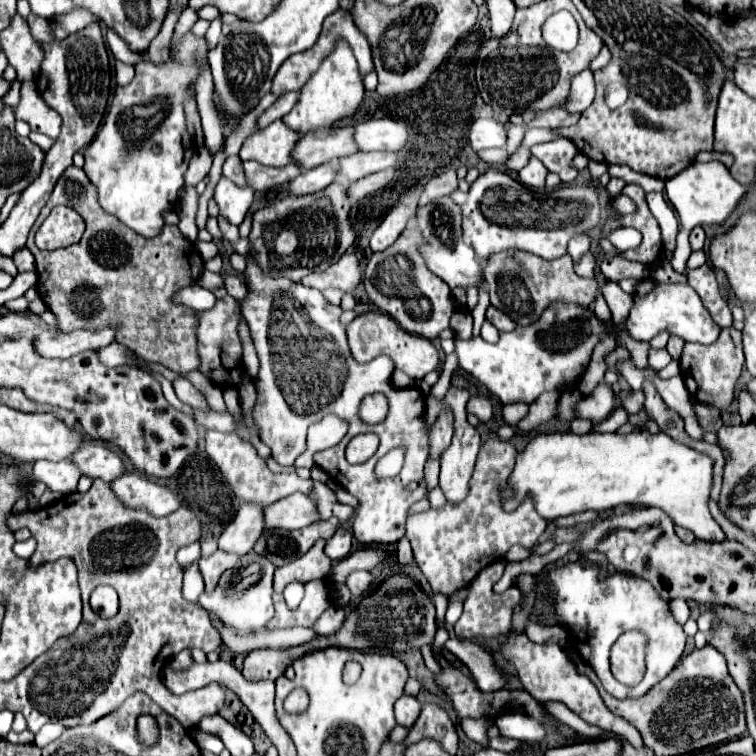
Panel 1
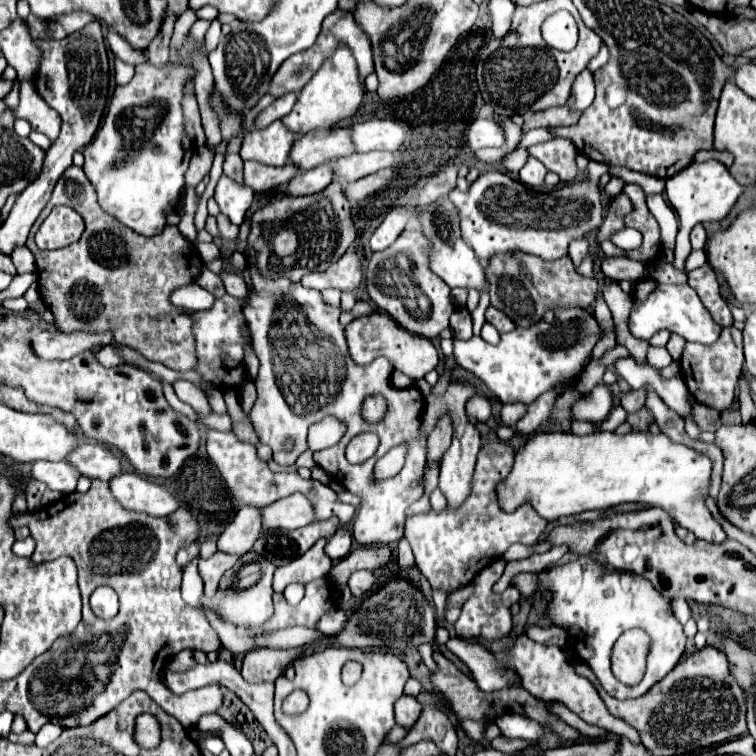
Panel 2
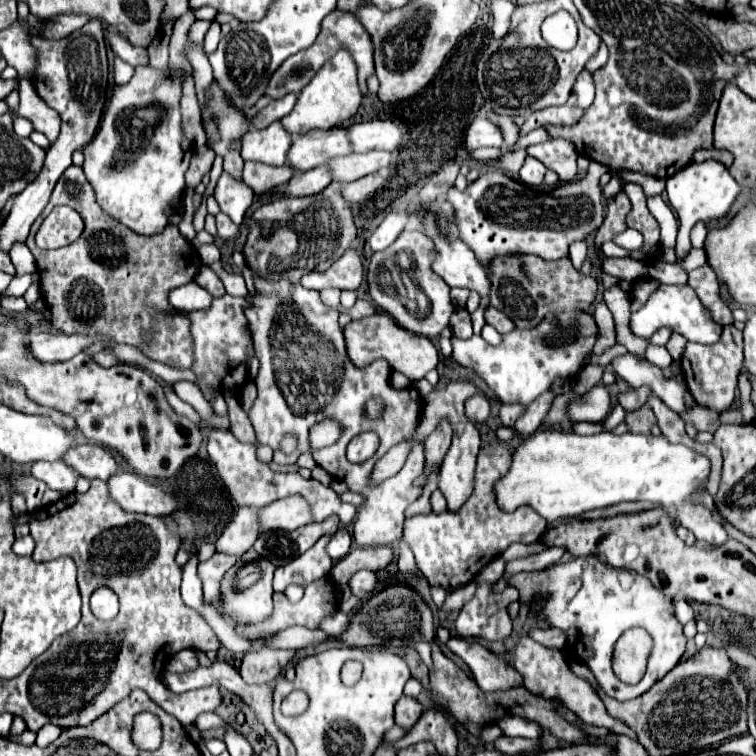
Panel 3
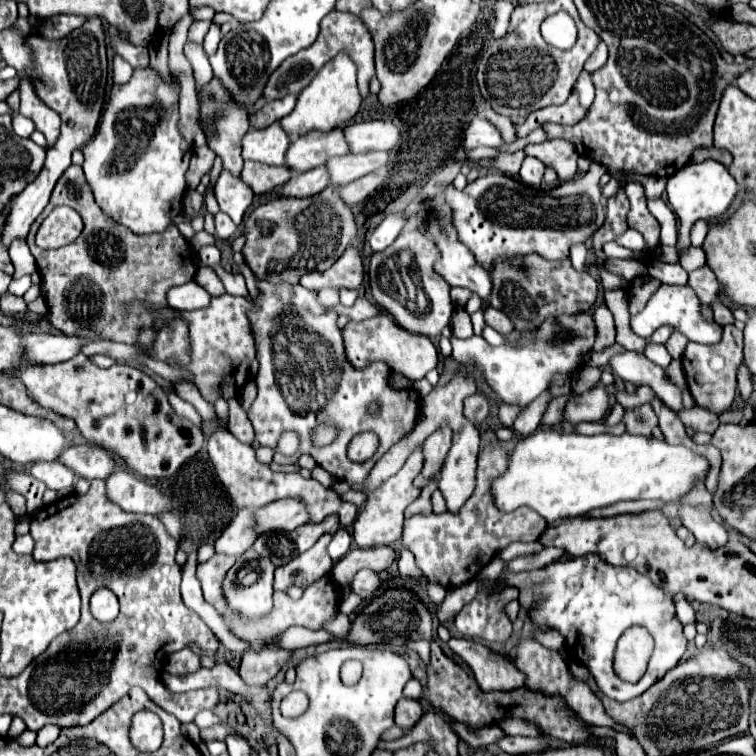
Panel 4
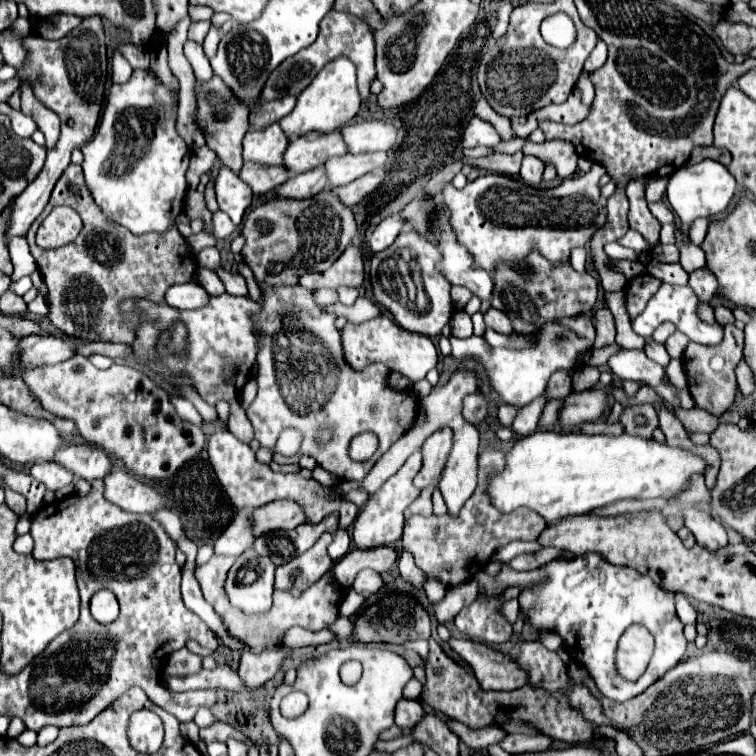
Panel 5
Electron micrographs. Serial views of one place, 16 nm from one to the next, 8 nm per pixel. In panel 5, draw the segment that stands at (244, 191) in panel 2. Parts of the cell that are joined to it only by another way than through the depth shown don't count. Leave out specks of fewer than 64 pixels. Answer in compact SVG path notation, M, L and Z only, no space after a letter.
M220 164L218 178L216 178L216 196L218 196L220 210L226 212L230 220L238 226L242 222L246 208L252 202L250 186L246 186L230 168Z

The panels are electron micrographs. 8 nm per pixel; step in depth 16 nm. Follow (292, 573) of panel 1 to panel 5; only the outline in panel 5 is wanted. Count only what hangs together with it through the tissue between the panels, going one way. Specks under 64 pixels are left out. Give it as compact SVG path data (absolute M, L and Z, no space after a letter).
M322 534L320 540L304 554L300 554L296 560L290 560L284 566L276 568L276 588L278 590L306 590L312 586L320 576L332 566L332 560L326 552L326 548L332 542L332 534Z

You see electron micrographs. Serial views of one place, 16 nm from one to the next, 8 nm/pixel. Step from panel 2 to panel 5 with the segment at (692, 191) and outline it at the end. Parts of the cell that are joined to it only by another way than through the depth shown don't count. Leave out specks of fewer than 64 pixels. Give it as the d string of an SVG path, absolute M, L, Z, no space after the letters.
M702 160L700 164L684 166L684 168L676 170L668 182L666 196L668 196L668 202L674 210L674 214L678 214L678 218L686 230L686 226L698 216L710 218L710 216L722 214L728 208L734 192L736 192L736 180L728 172L728 168L718 164L716 160Z

